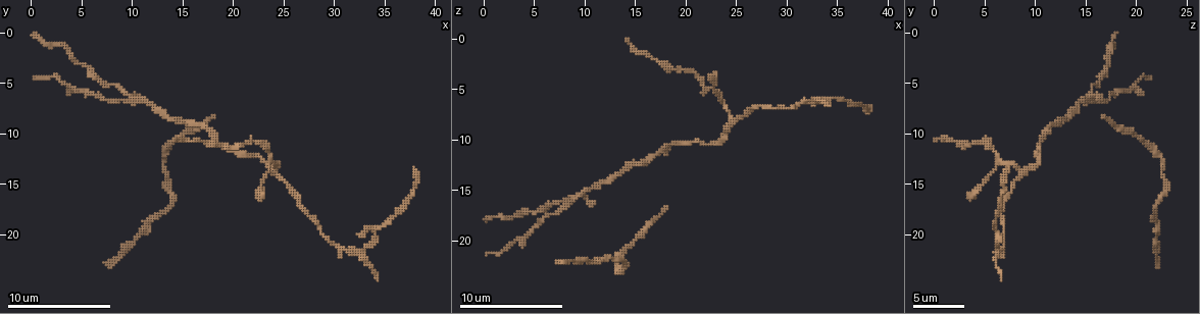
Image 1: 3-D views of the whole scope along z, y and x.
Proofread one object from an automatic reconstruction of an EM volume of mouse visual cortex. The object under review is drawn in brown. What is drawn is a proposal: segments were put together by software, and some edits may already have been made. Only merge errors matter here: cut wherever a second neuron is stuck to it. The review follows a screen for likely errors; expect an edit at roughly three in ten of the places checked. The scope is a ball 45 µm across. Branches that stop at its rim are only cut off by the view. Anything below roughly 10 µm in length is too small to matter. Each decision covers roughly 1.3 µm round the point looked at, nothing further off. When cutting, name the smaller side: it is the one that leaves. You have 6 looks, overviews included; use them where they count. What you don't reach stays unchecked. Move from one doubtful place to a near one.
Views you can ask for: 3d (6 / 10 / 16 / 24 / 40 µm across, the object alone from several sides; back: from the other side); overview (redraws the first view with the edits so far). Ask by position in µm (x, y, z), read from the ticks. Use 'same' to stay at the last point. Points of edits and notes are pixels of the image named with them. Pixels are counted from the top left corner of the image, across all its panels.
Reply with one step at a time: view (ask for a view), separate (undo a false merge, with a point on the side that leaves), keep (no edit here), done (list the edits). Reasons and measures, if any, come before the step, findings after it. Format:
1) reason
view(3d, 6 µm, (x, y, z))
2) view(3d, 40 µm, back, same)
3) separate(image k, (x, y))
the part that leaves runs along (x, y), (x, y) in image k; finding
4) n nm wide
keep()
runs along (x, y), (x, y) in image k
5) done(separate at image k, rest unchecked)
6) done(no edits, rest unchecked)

thin arm on a thick one
view(3d, 6 µm, (10.0, 6.4, 15.6))

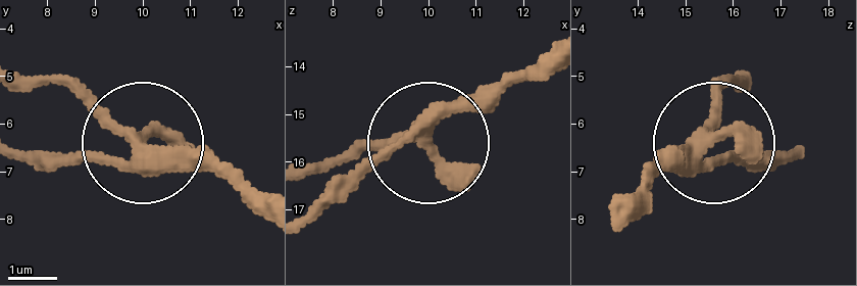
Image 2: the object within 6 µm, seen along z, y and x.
view(3d, 6 µm, back, (9.85, 6.30, 15.45))

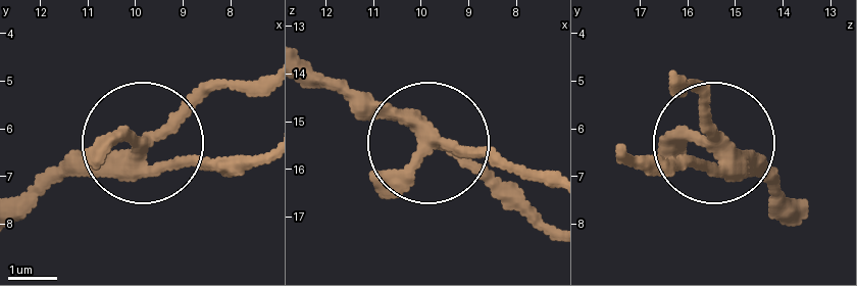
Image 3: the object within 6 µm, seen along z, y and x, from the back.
side arm 13 µm; 4 arms
keep()
all the same neuron

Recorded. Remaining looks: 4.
small branch off a trunk
view(3d, 10 µm, (24.2, 13.8, 8.6))

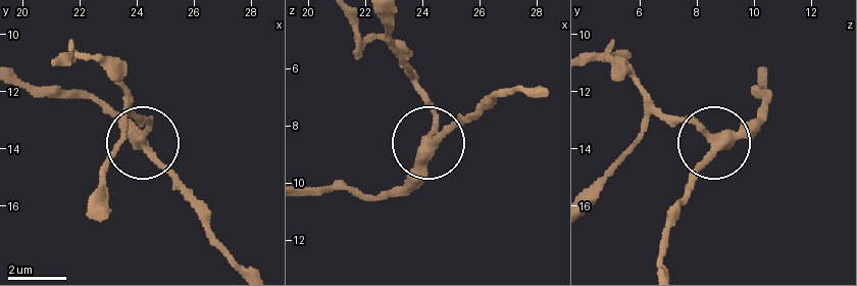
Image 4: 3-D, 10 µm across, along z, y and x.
other side
view(3d, 10 µm, back, (24.2, 13.7, 8.6))

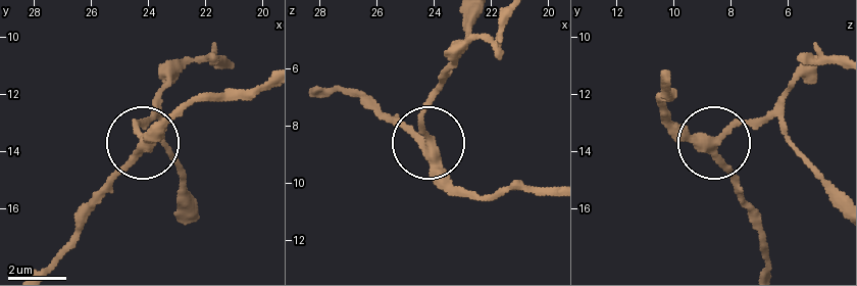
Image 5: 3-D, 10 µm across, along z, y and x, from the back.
3 arms
keep()
one neuron here

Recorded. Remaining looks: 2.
thick turns thin
view(3d, 10 µm, (28.6, 19.4, 6.8))

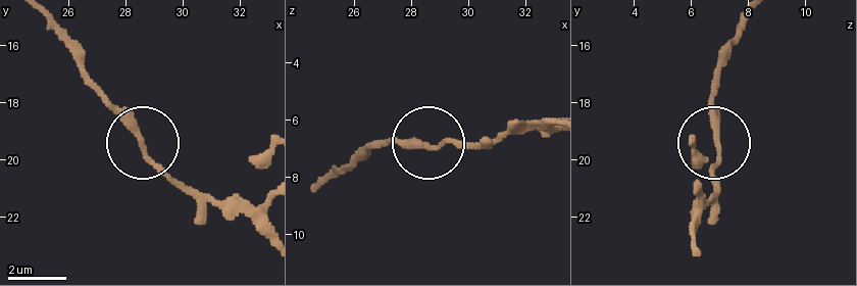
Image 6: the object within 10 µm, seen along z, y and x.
view(3d, 6 µm, (28.6, 19.4, 6.9))

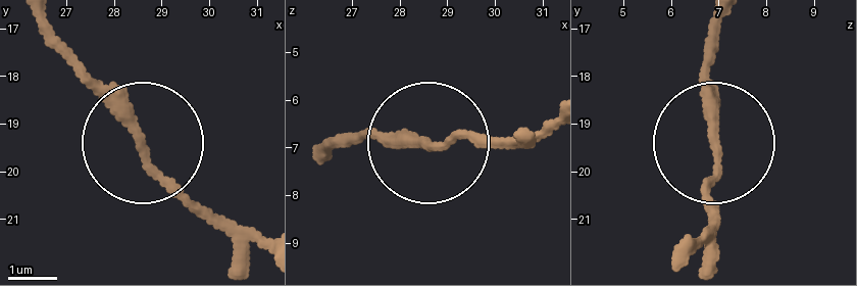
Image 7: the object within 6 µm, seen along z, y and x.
keep()
one neuron here

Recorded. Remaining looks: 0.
done(no edits, rest unchecked)

